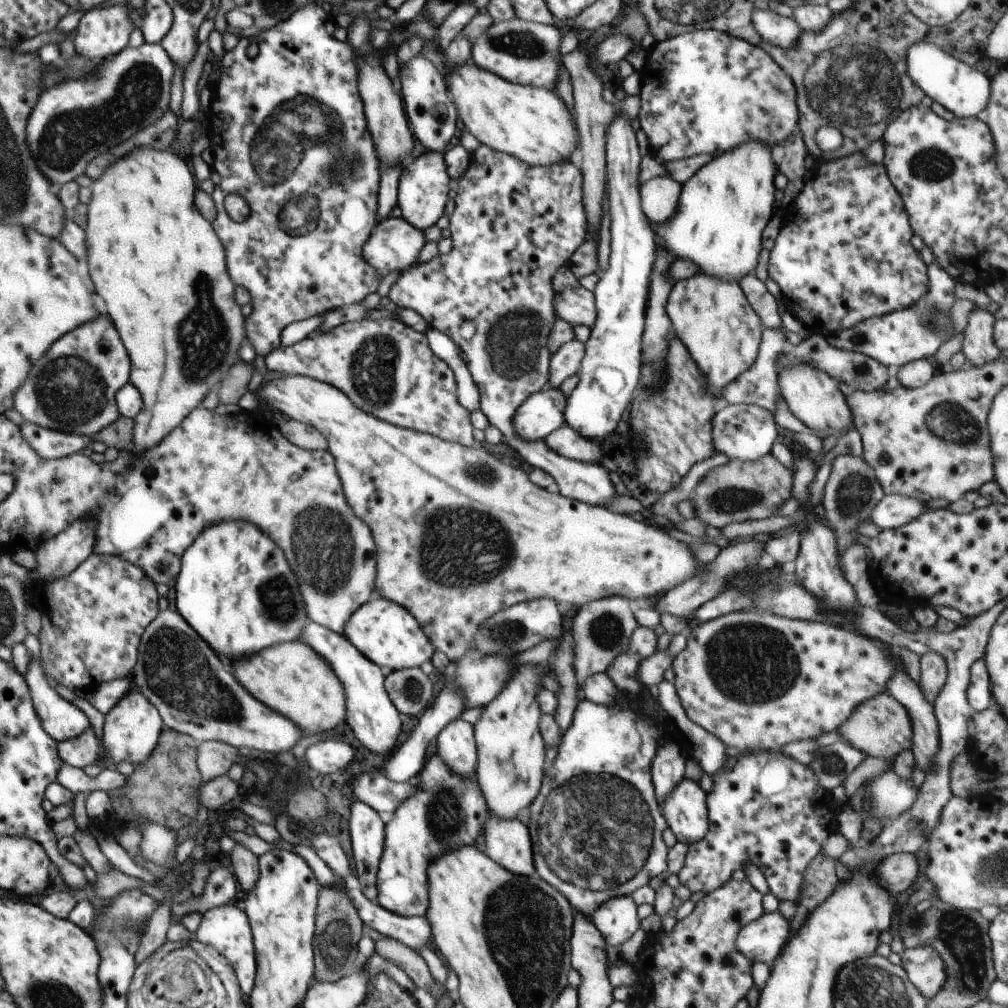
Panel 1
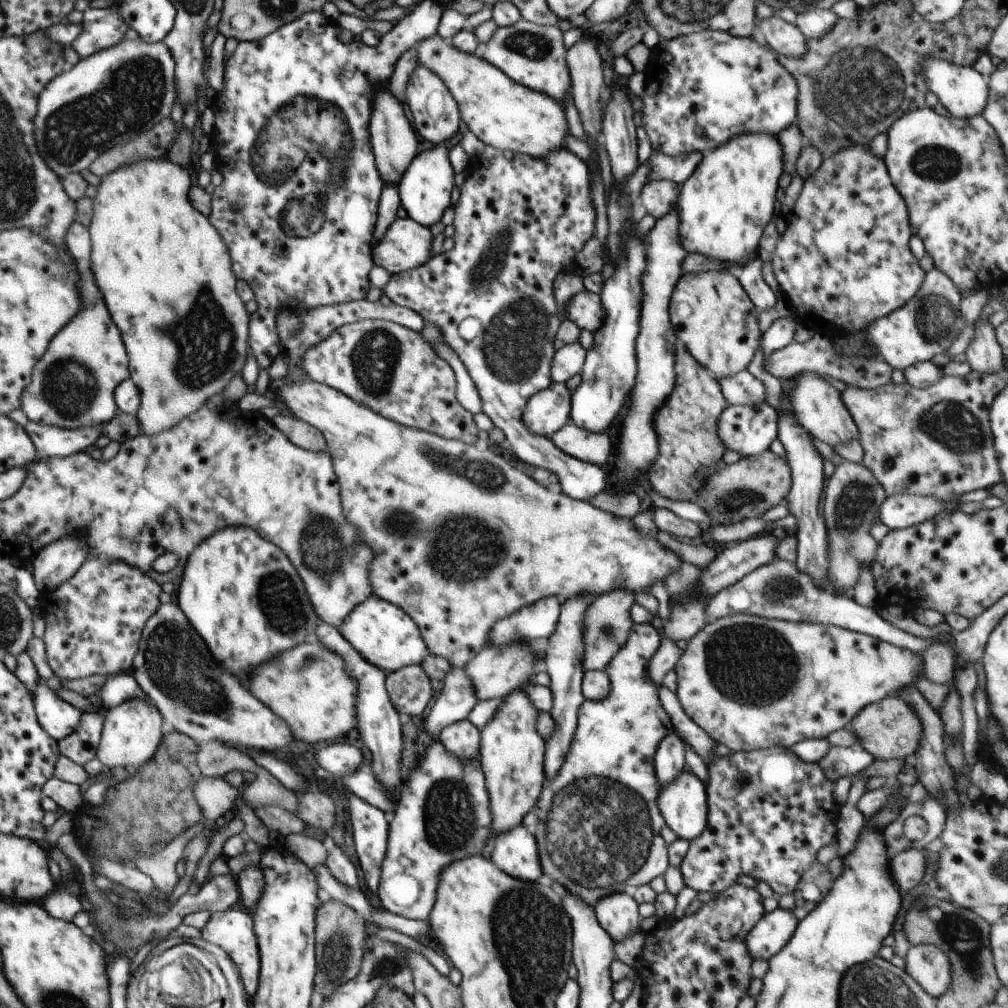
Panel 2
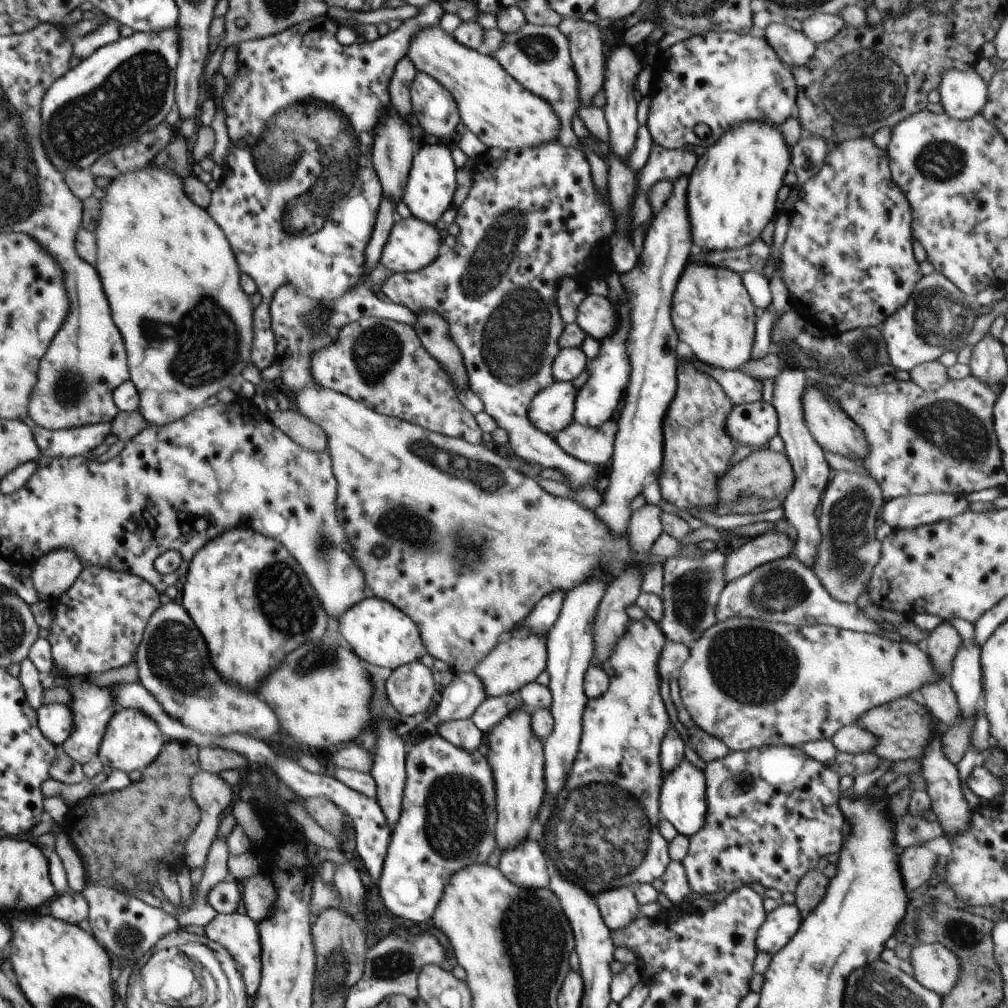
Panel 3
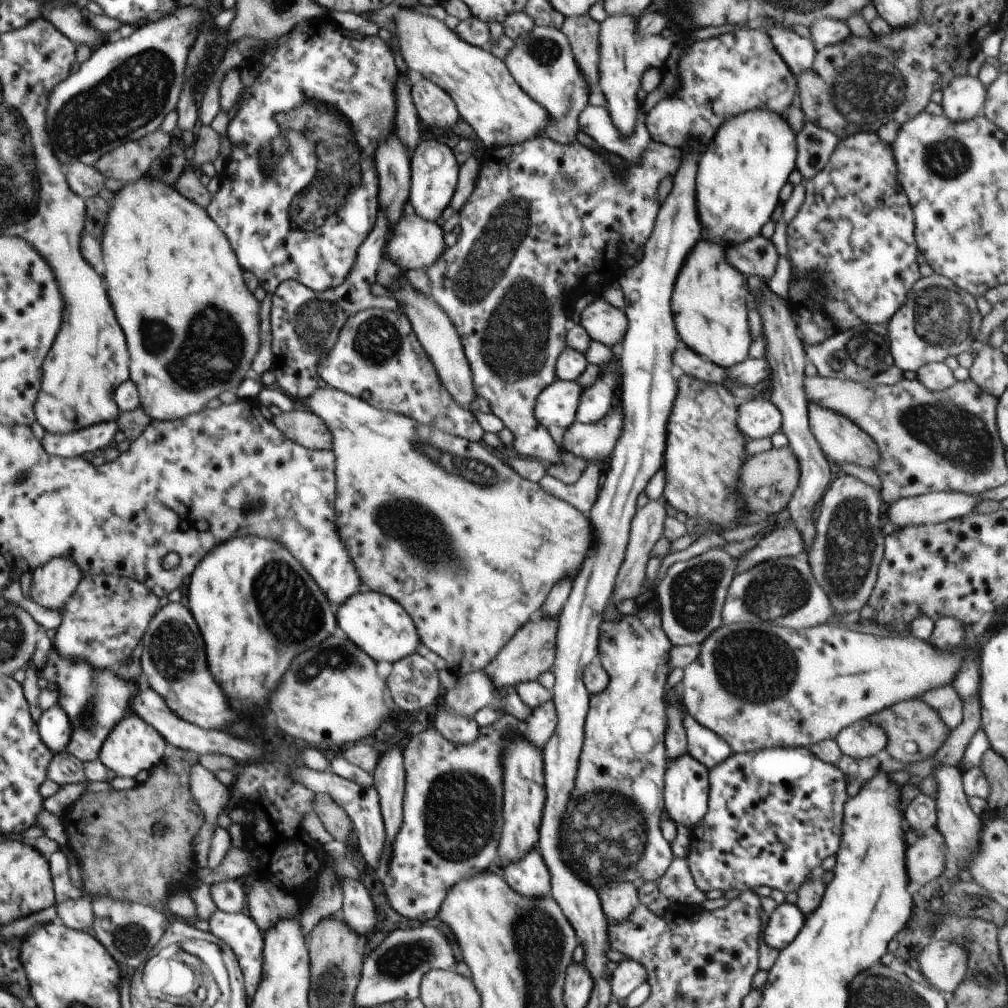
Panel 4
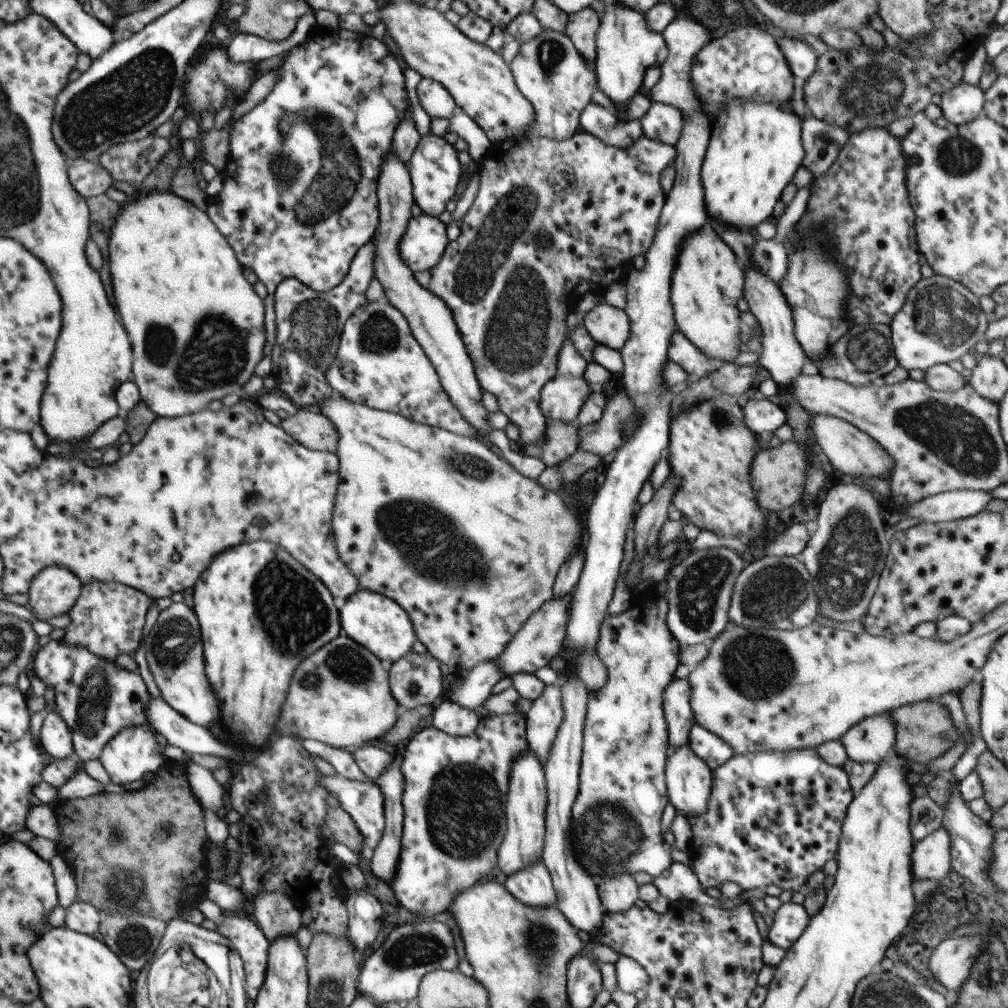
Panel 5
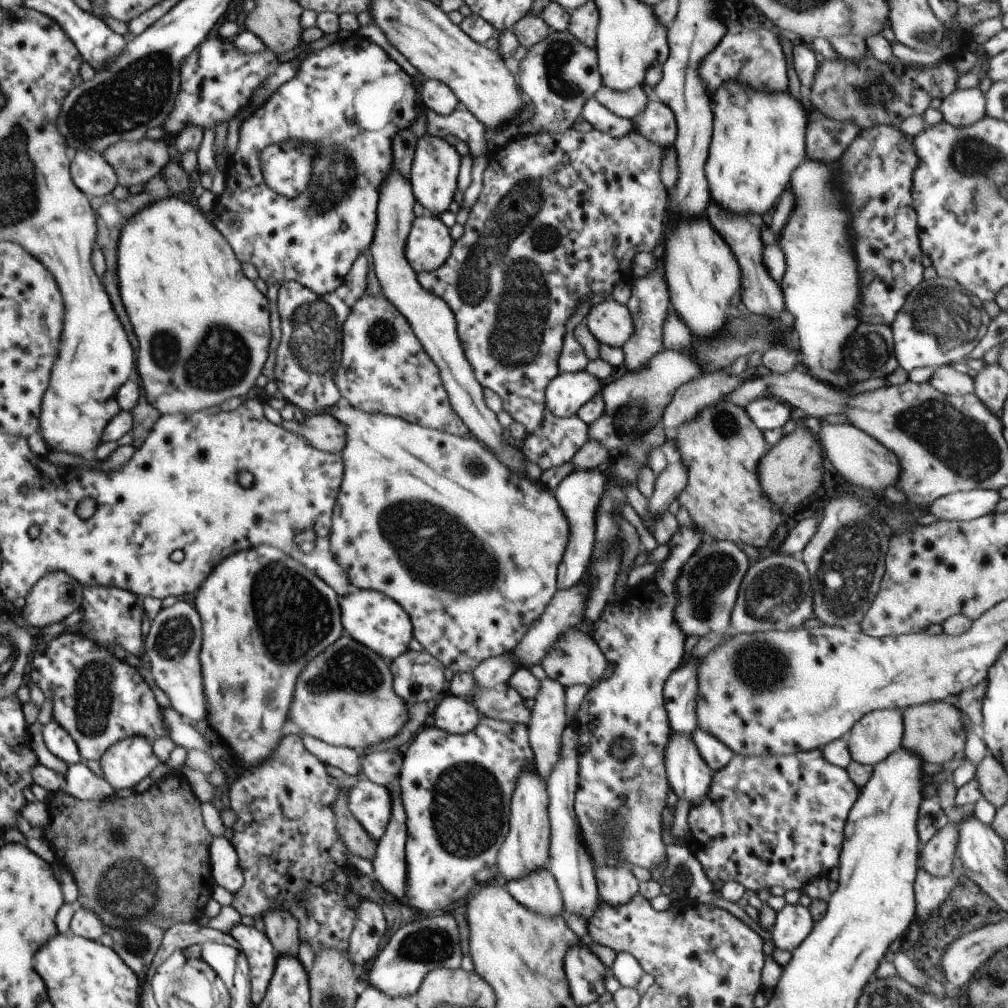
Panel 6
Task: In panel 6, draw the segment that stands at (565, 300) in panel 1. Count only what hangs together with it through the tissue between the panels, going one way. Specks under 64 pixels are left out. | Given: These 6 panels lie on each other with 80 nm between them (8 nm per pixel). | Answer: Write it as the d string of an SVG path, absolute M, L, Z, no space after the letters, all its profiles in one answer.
M613 298L592 306L584 320L600 344L611 347L622 348L635 331L629 308Z

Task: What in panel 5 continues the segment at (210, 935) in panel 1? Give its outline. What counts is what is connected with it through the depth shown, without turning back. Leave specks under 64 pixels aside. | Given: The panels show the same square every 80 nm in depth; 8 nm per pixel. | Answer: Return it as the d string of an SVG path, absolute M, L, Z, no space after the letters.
M208 898L198 901L196 906L200 910L202 918L213 920L217 926L216 930L234 944L234 949L237 950L237 953L243 960L247 995L249 996L251 1003L254 1002L259 995L261 986L266 980L266 969L271 942L264 936L262 929L254 921L238 915L232 917L225 916L223 910Z

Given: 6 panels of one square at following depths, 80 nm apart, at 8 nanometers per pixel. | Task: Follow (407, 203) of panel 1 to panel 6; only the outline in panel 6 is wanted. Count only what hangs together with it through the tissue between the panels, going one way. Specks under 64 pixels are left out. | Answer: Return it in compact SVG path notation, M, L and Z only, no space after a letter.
M425 134L417 140L413 165L408 179L415 200L422 204L427 214L439 217L444 211L448 211L448 206L454 200L454 192L457 189L460 159L461 156L456 151L456 147L450 145L443 138Z

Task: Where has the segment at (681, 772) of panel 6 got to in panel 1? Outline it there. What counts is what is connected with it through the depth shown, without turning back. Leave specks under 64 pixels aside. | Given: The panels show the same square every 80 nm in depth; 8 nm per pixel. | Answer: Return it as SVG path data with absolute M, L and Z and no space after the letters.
M684 777L663 800L661 810L677 842L687 846L702 840L710 828L707 792L698 781Z

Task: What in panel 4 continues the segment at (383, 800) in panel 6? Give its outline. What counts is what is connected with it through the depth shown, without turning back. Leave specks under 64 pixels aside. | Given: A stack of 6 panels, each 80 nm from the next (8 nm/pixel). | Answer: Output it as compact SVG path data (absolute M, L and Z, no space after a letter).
M304 766L291 769L291 775L296 782L307 786L316 795L318 793L329 795L336 804L339 804L347 812L348 818L353 824L353 830L357 834L360 852L374 870L381 872L379 858L385 845L386 833L377 790L373 786L358 785L330 770L319 772Z

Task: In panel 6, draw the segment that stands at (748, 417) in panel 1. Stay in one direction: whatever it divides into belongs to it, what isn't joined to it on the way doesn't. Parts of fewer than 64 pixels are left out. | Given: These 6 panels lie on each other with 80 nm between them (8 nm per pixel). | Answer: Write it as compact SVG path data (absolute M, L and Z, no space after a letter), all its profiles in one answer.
M760 397L745 407L752 422L761 430L783 427L790 419L790 408L774 398Z

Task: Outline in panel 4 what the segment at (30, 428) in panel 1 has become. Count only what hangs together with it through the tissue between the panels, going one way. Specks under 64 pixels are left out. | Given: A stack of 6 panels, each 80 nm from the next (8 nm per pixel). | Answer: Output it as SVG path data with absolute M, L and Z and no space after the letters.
M111 420L65 435L55 435L46 431L41 446L50 456L82 457L88 452L106 449L108 444L114 441L118 430L118 423Z

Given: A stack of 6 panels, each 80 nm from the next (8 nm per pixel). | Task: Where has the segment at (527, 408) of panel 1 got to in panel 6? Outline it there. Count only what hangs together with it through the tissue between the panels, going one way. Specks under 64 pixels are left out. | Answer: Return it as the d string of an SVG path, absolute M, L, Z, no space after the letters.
M588 371L577 373L558 373L547 386L545 392L545 406L557 417L571 417L577 414L579 408L584 406L596 393L600 393L604 383Z

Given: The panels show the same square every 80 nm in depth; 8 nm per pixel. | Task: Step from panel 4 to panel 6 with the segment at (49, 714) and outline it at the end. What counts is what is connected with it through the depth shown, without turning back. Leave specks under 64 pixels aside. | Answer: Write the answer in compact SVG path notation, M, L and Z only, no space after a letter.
M54 718L43 728L43 739L48 750L67 765L76 765L83 761L75 739Z

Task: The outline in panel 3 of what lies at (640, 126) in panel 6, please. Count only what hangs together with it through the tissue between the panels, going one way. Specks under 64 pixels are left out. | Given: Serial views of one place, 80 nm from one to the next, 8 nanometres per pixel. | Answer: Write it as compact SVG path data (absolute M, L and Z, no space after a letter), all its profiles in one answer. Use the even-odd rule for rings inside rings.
M708 31L688 40L676 43L656 55L651 105L647 124L653 142L665 149L689 149L703 151L734 125L746 121L766 121L780 126L796 113L799 92L792 70L786 66L768 44L765 37L738 34L734 31ZM696 126L708 126L706 136L696 134Z

